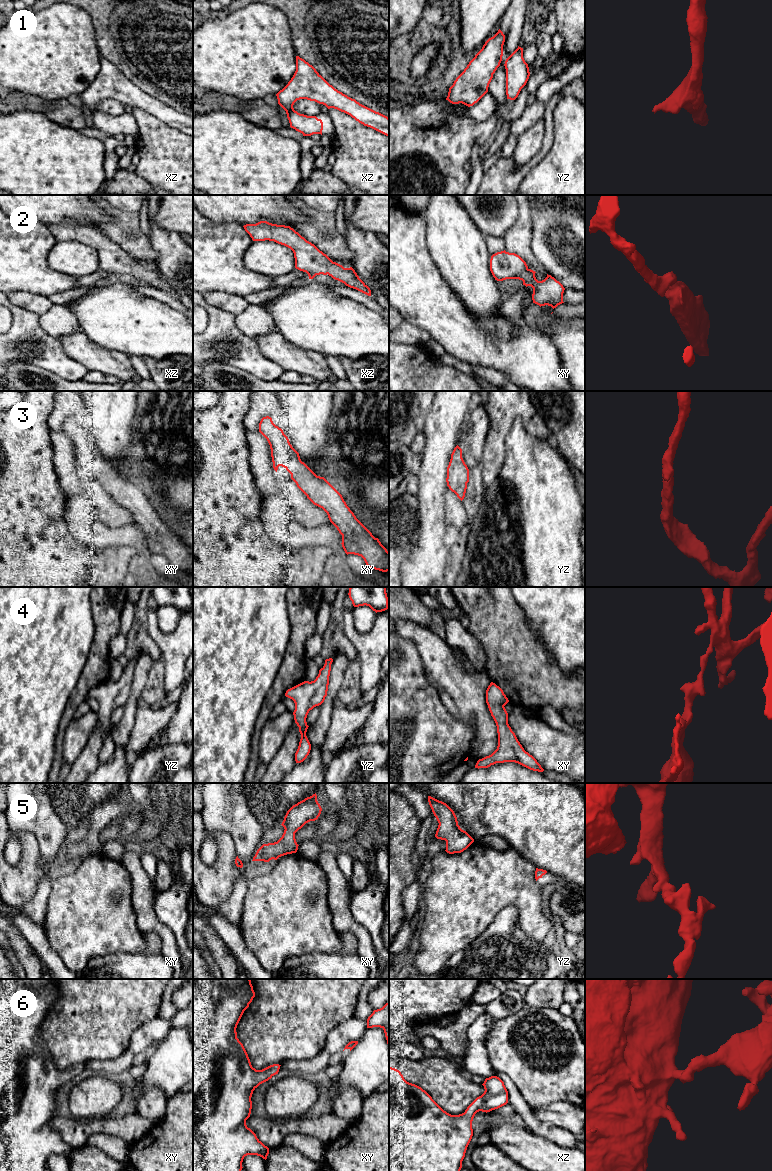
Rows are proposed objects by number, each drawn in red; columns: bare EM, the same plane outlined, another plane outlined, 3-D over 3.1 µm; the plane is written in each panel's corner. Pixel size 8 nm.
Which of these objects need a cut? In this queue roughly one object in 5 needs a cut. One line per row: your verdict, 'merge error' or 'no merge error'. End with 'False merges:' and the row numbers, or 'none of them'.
1: no merge error
2: no merge error
3: no merge error
4: no merge error
5: no merge error
6: no merge error
False merges: none of them

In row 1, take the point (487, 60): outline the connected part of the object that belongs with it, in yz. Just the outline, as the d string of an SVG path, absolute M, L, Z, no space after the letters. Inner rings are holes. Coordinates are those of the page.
M499 29L456 78L449 88L446 100L452 104L462 103L468 107L477 103L488 92L493 74L500 66L504 42L505 35Z

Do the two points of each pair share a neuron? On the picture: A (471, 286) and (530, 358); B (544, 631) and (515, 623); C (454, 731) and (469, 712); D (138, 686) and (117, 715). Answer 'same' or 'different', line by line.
A: different
B: different
C: different
D: different

